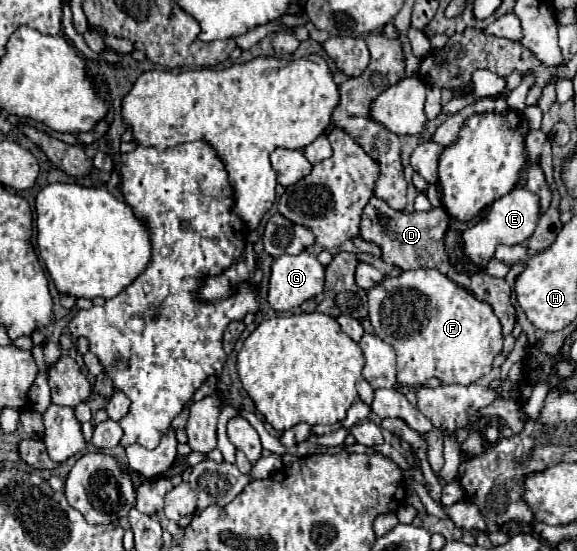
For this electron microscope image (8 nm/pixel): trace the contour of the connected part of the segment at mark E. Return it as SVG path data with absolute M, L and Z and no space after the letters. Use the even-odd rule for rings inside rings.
M515 187L511 193L503 195L501 199L497 199L491 205L485 219L481 219L477 225L473 225L471 229L467 229L463 233L463 251L473 263L477 263L479 267L485 267L495 253L495 245L499 245L499 243L519 245L519 243L527 241L533 235L539 217L541 217L539 195L531 193L525 187Z

